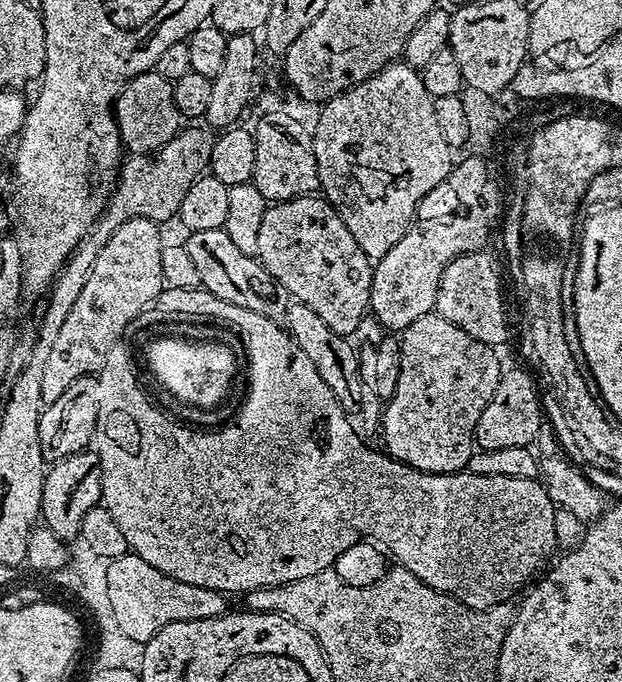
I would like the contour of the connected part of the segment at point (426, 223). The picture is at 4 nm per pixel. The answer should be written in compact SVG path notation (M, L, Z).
M469 154L464 161L457 163L453 167L452 175L448 177L447 187L452 187L452 192L464 203L464 212L456 212L453 216L440 216L437 220L417 219L402 234L401 240L394 245L394 250L386 254L378 261L375 261L372 269L372 293L370 294L370 312L382 327L388 328L393 333L399 334L404 331L410 322L422 318L436 307L438 290L442 282L442 274L454 258L465 256L471 252L479 252L485 247L488 235L492 232L492 223L497 220L502 212L502 200L500 204L500 192L496 189L496 184L492 181L492 176L488 173L488 164L480 154Z

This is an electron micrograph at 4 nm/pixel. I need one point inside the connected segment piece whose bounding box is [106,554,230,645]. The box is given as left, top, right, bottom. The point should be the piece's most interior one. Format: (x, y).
(143, 599)

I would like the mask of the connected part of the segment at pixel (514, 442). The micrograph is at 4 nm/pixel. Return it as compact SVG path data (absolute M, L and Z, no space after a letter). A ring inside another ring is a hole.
M521 367L501 371L498 390L494 390L494 398L486 402L486 410L482 410L482 418L478 418L474 437L477 449L503 450L505 446L535 445L539 428L546 420L541 407L541 389L537 377L527 367Z

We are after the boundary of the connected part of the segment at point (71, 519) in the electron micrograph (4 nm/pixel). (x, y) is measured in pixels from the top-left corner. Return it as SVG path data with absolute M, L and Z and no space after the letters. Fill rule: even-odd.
M85 450L68 460L57 460L45 471L40 514L43 527L65 542L75 541L82 530L82 518L102 500L102 470L100 456Z

